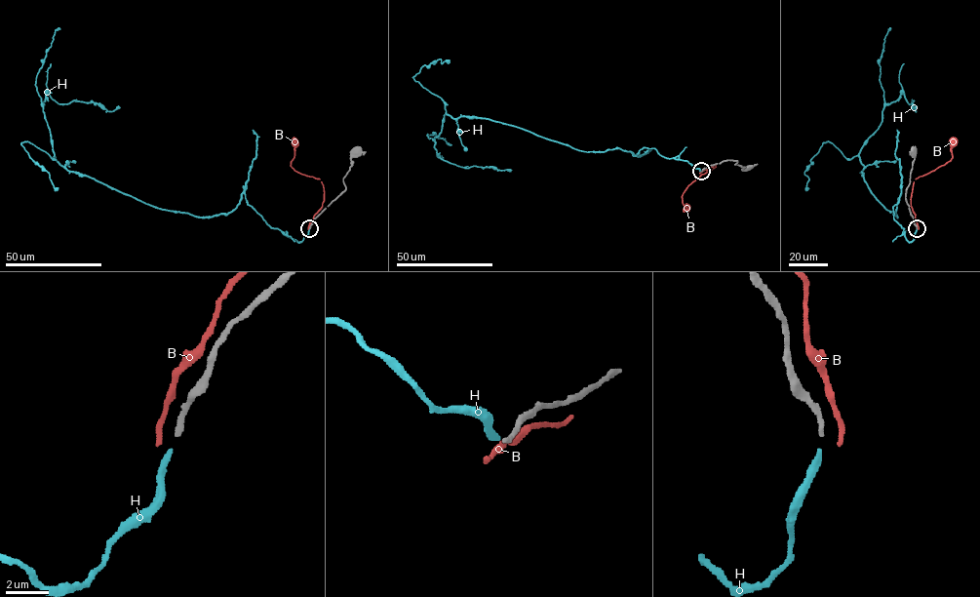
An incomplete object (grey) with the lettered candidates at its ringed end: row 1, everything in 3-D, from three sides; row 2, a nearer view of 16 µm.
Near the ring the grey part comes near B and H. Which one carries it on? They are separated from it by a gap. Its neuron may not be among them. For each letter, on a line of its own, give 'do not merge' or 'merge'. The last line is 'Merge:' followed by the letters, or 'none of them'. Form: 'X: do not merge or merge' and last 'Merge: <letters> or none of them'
B: do not merge
H: merge
Merge: H

